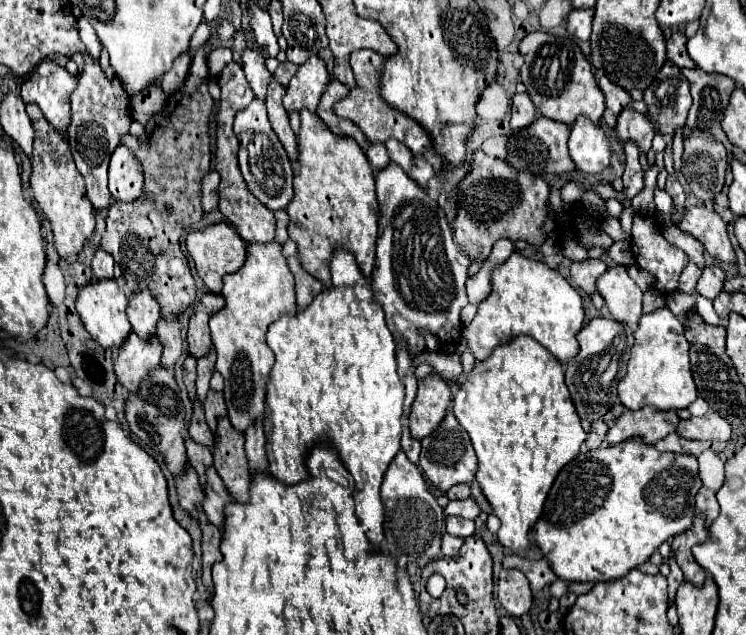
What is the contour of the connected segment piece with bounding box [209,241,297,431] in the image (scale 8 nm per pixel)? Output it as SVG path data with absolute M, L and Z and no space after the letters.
M251 243L247 247L247 259L243 267L231 275L223 277L221 295L225 307L209 319L211 339L217 351L217 371L225 379L225 401L229 419L239 431L245 431L255 419L265 415L265 385L275 363L275 355L265 341L265 333L273 319L283 313L295 313L295 279L281 255L281 245L271 243Z

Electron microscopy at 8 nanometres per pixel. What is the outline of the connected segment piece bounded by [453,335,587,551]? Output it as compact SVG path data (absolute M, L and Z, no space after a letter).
M519 335L509 339L507 343L493 349L485 361L475 361L475 367L465 375L461 387L455 393L453 415L461 423L461 427L469 433L471 443L475 447L479 469L477 481L493 505L493 513L501 521L501 529L497 531L497 539L507 549L527 549L529 529L535 523L537 515L541 515L541 507L545 503L545 495L557 477L557 471L569 459L577 457L581 443L587 439L587 433L581 427L581 419L573 407L569 397L569 389L563 381L563 365L553 359L541 343L537 343L529 335Z

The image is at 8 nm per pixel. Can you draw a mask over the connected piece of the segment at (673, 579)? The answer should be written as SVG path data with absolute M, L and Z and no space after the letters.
M673 553L669 555L669 567L671 567L671 573L667 575L667 583L669 583L669 603L673 603L675 601L675 591L683 583L683 573L681 573L681 569L679 569Z

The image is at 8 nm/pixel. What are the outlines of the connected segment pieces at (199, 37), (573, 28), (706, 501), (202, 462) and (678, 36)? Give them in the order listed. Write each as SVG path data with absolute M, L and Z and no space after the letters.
M201 23L199 27L197 27L197 31L193 33L193 37L191 37L191 45L189 45L190 49L190 57L191 61L189 64L189 69L193 60L193 57L195 56L195 51L197 51L197 47L201 47L207 39L211 37L211 29L209 29L209 25L207 23Z
M573 9L567 19L567 31L579 41L589 41L593 13L593 9Z
M701 487L695 497L695 509L697 509L697 513L705 513L707 525L711 525L713 519L719 515L719 503L715 499L715 491Z
M185 439L185 447L187 447L187 457L191 461L191 467L197 471L199 479L201 479L201 485L205 485L205 469L211 467L213 463L213 457L211 457L211 451L199 443L195 443L193 439Z
M675 31L669 39L667 39L667 59L677 63L677 67L687 67L687 69L693 69L695 63L693 59L689 57L687 49L685 49L685 43L687 43L687 37L683 31Z

